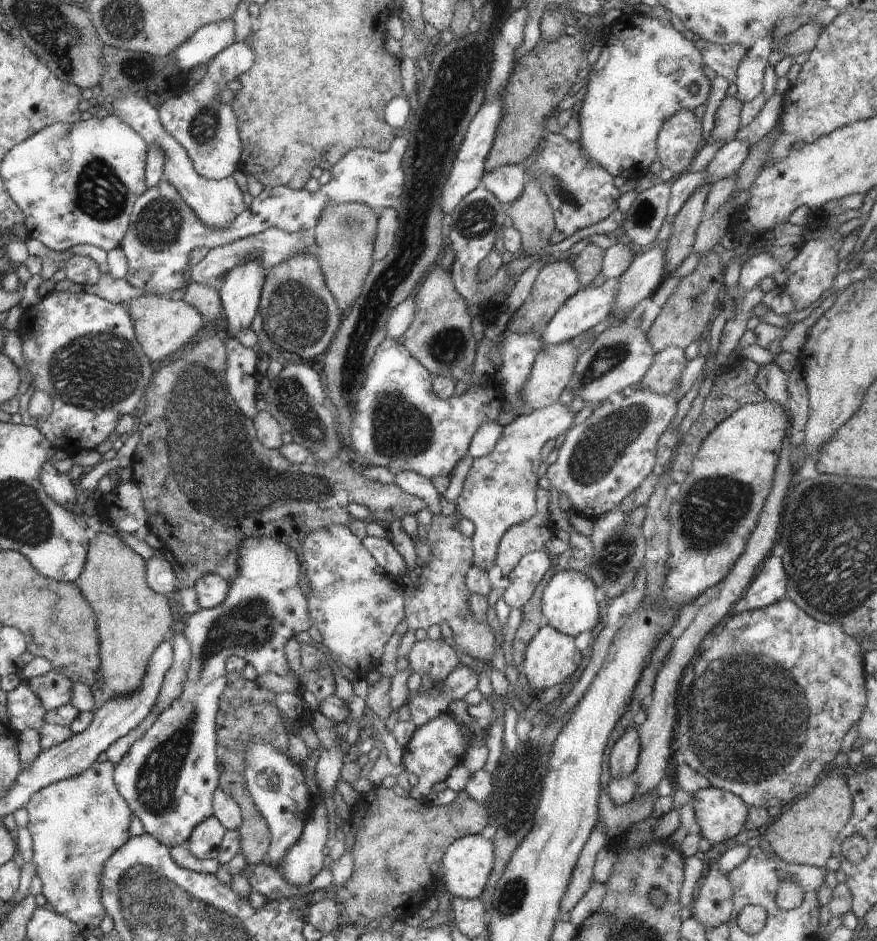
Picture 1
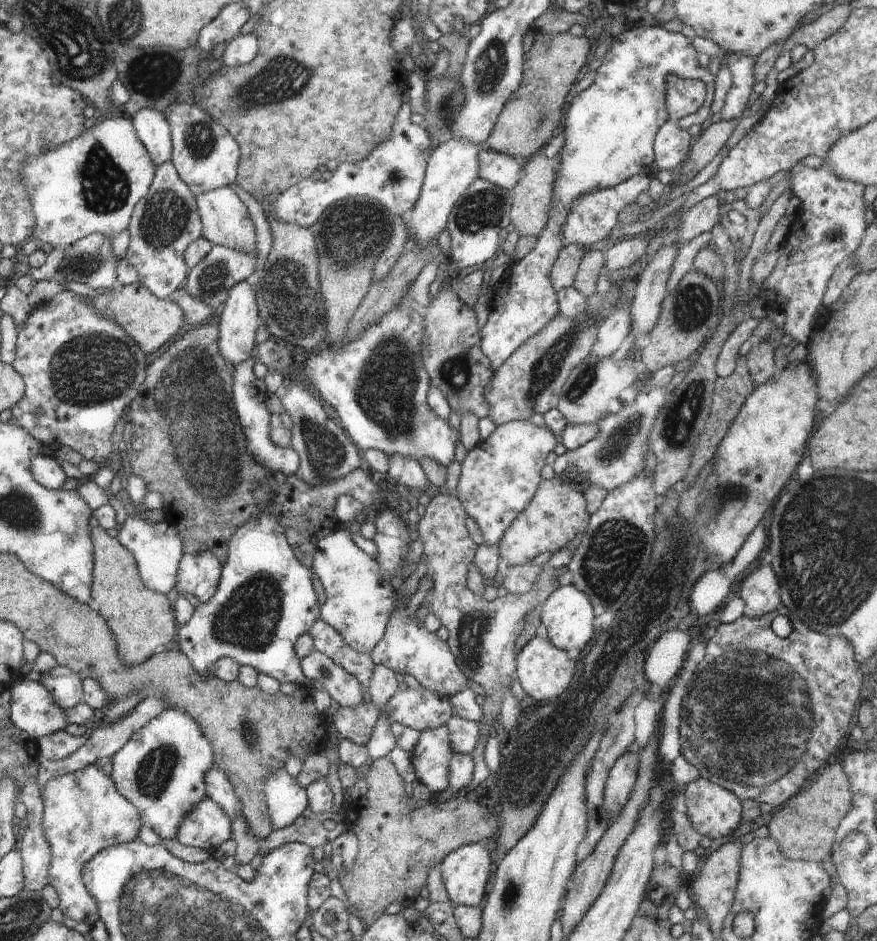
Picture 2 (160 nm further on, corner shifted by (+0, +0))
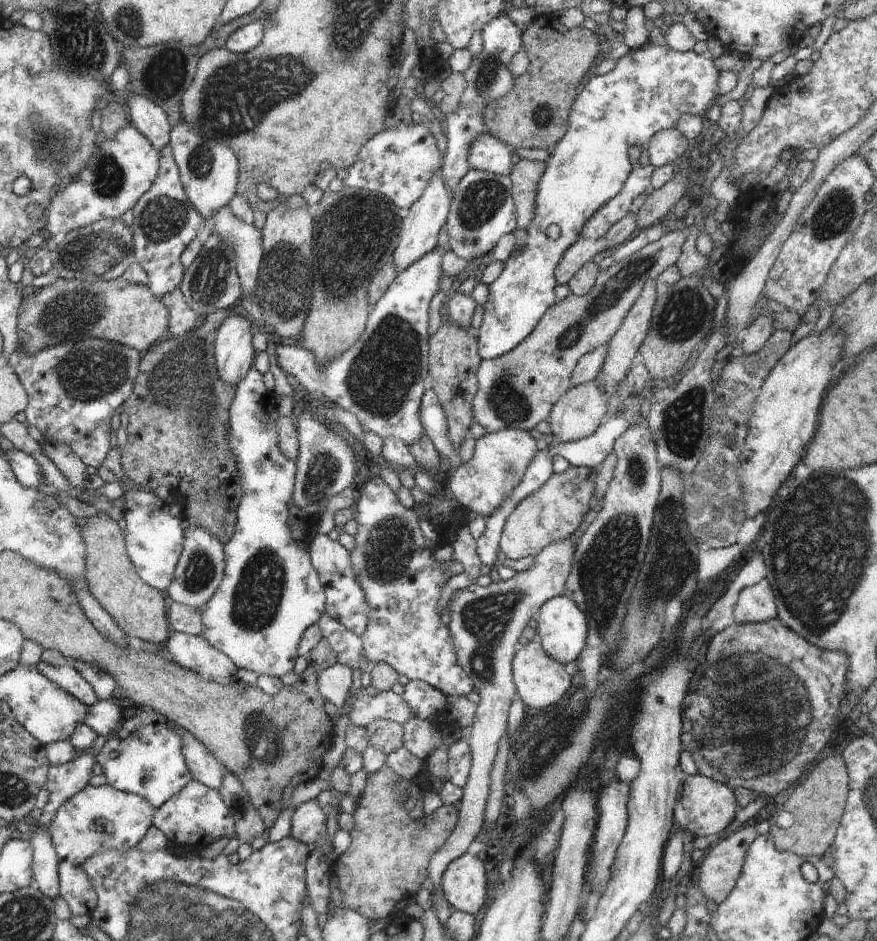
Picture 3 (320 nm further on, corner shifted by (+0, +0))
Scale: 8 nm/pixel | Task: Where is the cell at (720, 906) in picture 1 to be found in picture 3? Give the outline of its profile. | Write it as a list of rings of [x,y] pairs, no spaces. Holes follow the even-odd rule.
[[[746,826],[715,843],[708,856],[698,866],[700,875],[696,884],[702,894],[716,904],[722,904],[736,887],[748,851],[757,838],[755,826]]]

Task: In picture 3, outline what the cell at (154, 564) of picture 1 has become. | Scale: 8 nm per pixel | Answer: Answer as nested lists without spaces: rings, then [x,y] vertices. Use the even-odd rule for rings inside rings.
[[[132,489],[124,493],[124,508],[126,530],[123,531],[123,538],[127,556],[134,564],[138,577],[146,585],[164,594],[172,583],[183,550],[184,522],[170,516],[168,505],[146,489]]]

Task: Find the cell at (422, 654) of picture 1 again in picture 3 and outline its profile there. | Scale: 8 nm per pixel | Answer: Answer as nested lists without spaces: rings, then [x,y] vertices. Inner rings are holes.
[[[375,472],[366,474],[363,478],[364,486],[358,497],[358,534],[354,537],[356,546],[350,552],[354,574],[366,594],[370,626],[366,634],[362,634],[362,644],[371,666],[386,663],[392,666],[398,675],[404,675],[410,681],[420,680],[429,686],[440,690],[446,697],[467,697],[475,691],[472,680],[458,664],[456,650],[452,643],[449,628],[442,623],[438,614],[438,600],[440,591],[446,584],[448,563],[438,562],[433,556],[433,550],[427,549],[427,542],[422,539],[422,530],[419,529],[421,515],[414,510],[405,508],[389,486]]]

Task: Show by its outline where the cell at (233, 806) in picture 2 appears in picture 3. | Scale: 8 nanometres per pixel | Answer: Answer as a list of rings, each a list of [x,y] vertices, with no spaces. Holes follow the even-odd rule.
[[[174,723],[174,728],[182,736],[182,754],[186,758],[186,764],[193,779],[212,788],[214,792],[220,792],[222,776],[224,776],[222,764],[208,752],[202,742],[198,742],[198,738],[194,738],[178,724]]]

